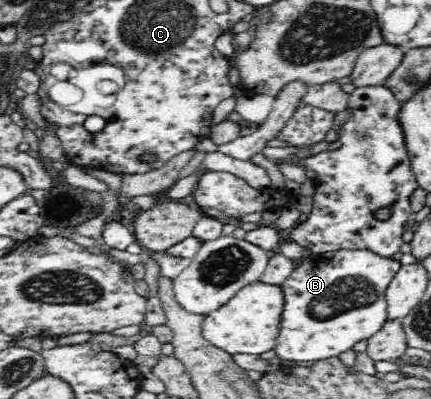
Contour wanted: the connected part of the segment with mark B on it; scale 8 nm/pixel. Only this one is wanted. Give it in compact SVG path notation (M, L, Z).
M341 249L329 251L321 254L315 254L305 260L297 263L295 268L291 271L290 277L281 285L282 292L284 295L284 310L282 314L282 320L280 322L280 334L278 335L276 346L274 350L277 352L277 357L288 361L299 361L299 362L317 362L337 357L340 354L349 350L361 342L361 340L369 340L371 336L378 334L379 330L383 329L383 326L388 322L388 303L386 298L387 290L391 284L391 280L397 274L402 264L393 259L392 257L385 258L379 254L371 252L367 249Z

